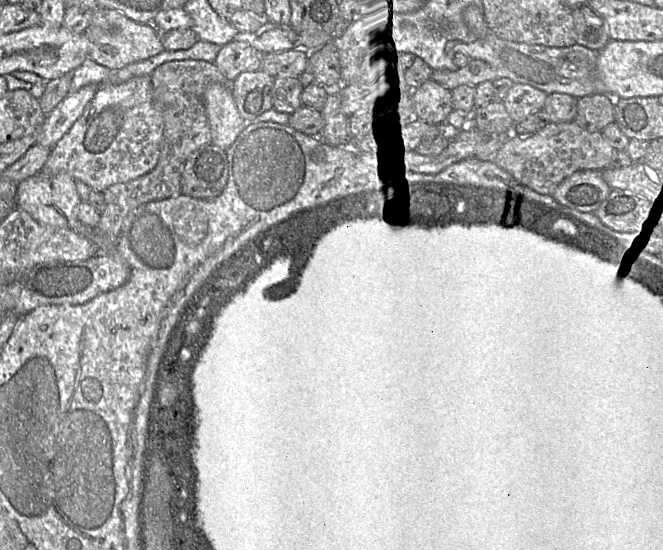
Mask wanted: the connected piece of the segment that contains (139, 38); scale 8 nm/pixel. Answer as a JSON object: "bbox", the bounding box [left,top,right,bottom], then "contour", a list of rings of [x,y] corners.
{"bbox":[84,9,164,70],"contour":[[[115,9],[94,10],[92,22],[84,34],[90,42],[88,58],[110,70],[122,69],[131,63],[146,60],[164,51],[161,32],[153,23],[135,22]]]}

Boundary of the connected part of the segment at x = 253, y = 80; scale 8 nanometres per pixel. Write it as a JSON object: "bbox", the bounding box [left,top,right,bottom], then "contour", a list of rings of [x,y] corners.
{"bbox":[230,69,275,122],"contour":[[[262,69],[241,72],[230,89],[241,116],[251,122],[273,108],[275,78]]]}

